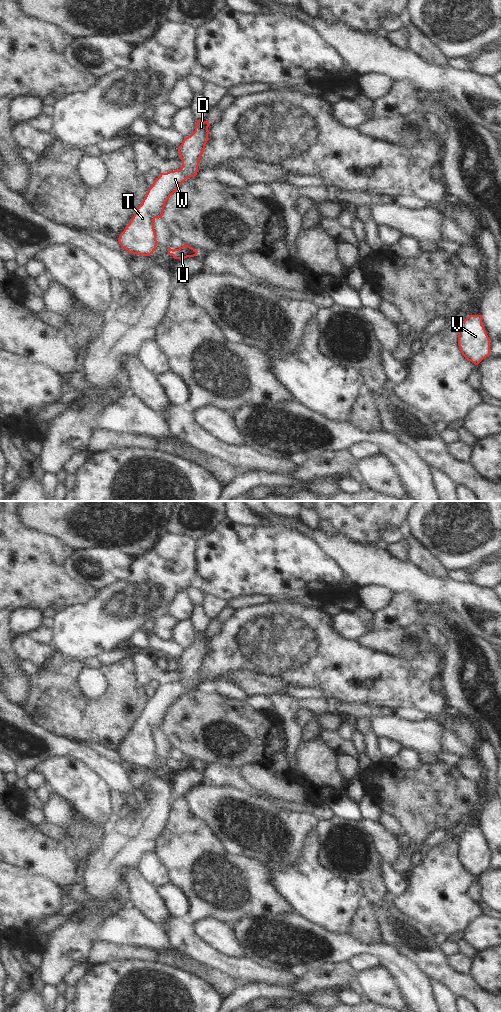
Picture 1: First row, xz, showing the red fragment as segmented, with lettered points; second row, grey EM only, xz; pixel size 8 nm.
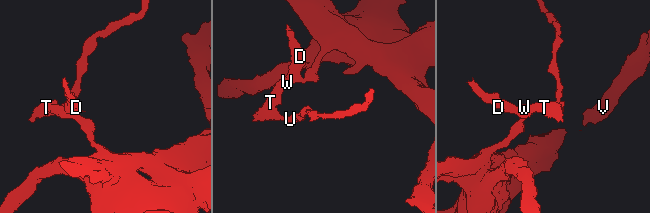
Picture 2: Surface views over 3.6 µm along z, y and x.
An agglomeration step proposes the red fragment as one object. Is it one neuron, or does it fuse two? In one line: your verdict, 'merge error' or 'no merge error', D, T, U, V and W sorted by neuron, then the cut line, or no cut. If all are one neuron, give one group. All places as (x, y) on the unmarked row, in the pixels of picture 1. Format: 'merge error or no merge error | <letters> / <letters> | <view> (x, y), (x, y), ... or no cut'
no merge error | D T U V W | no cut

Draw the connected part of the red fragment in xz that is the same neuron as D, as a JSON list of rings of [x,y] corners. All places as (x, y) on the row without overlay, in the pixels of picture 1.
[[[197,632],[195,643],[184,650],[178,659],[182,679],[178,682],[161,685],[148,701],[142,716],[120,746],[118,754],[129,765],[149,768],[157,758],[154,732],[162,730],[164,719],[170,708],[188,690],[198,684],[200,670],[209,652],[208,633]]]

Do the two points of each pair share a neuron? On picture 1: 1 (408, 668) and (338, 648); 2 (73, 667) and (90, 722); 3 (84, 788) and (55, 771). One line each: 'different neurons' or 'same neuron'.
1: same neuron
2: same neuron
3: same neuron

